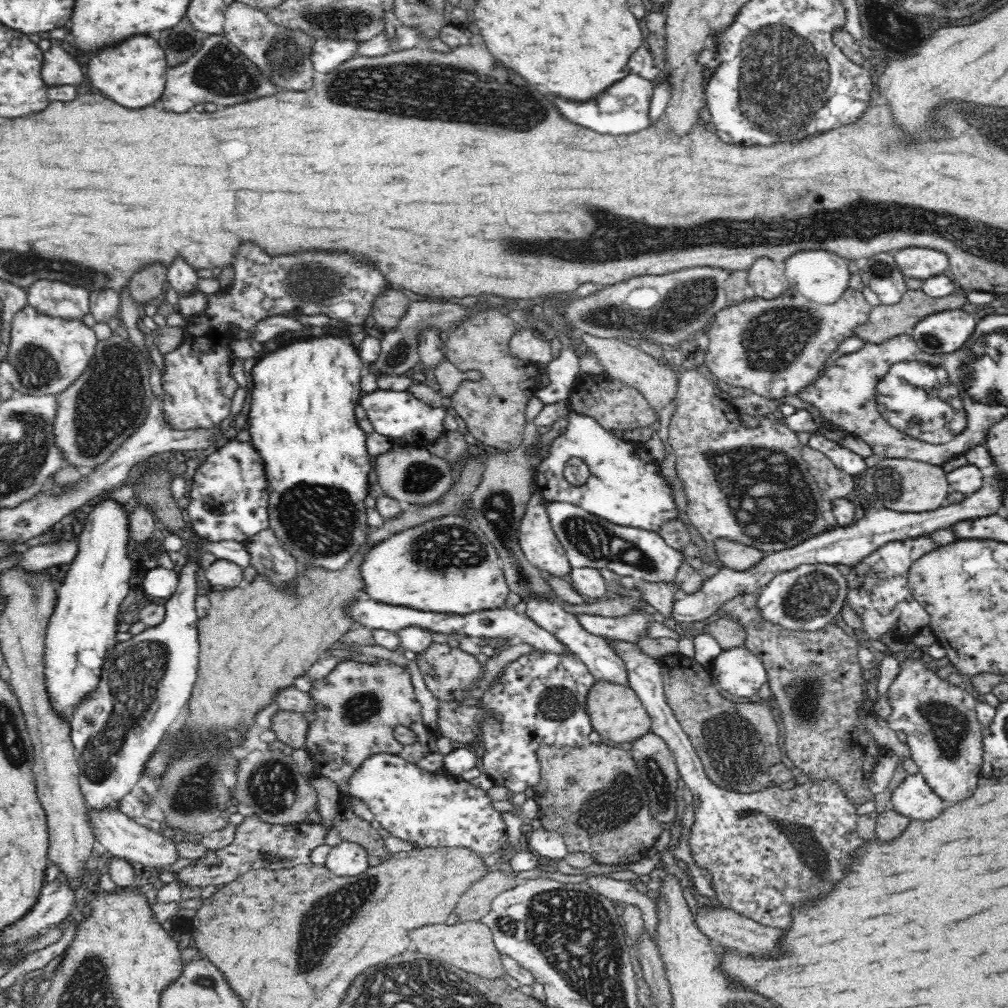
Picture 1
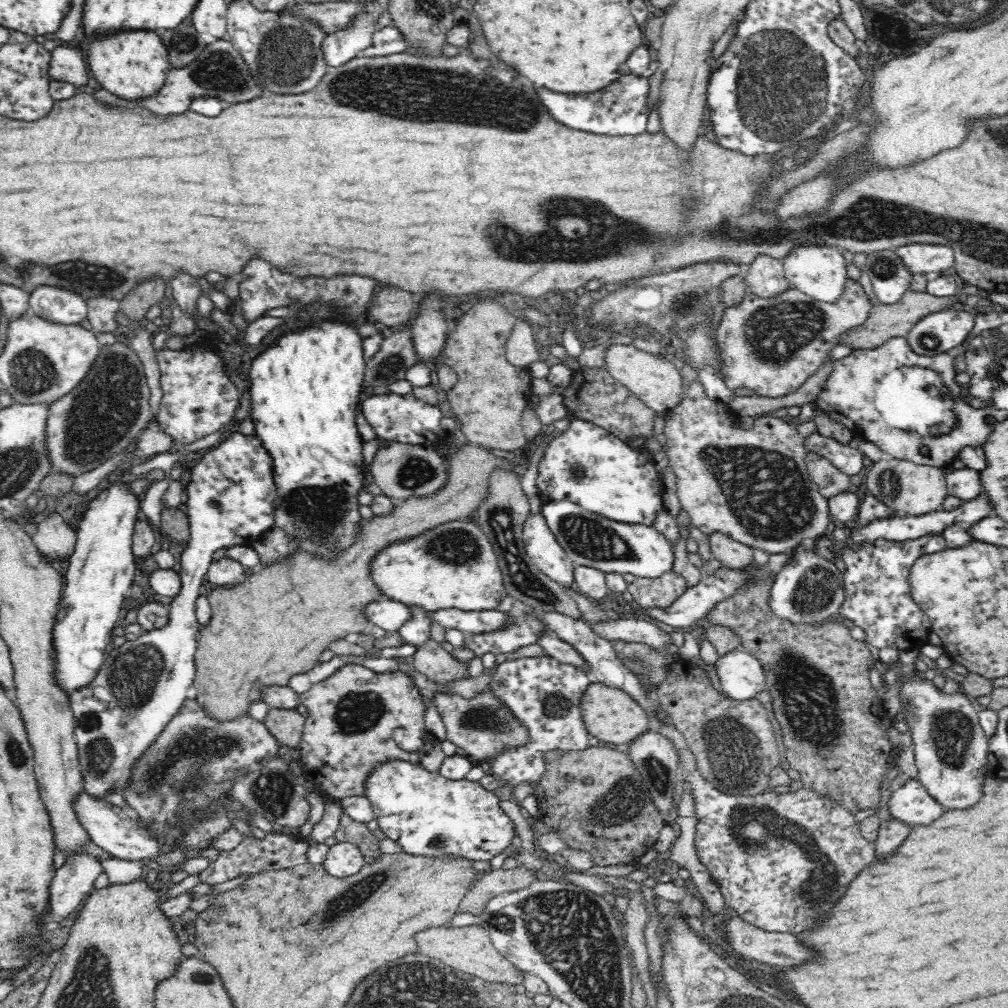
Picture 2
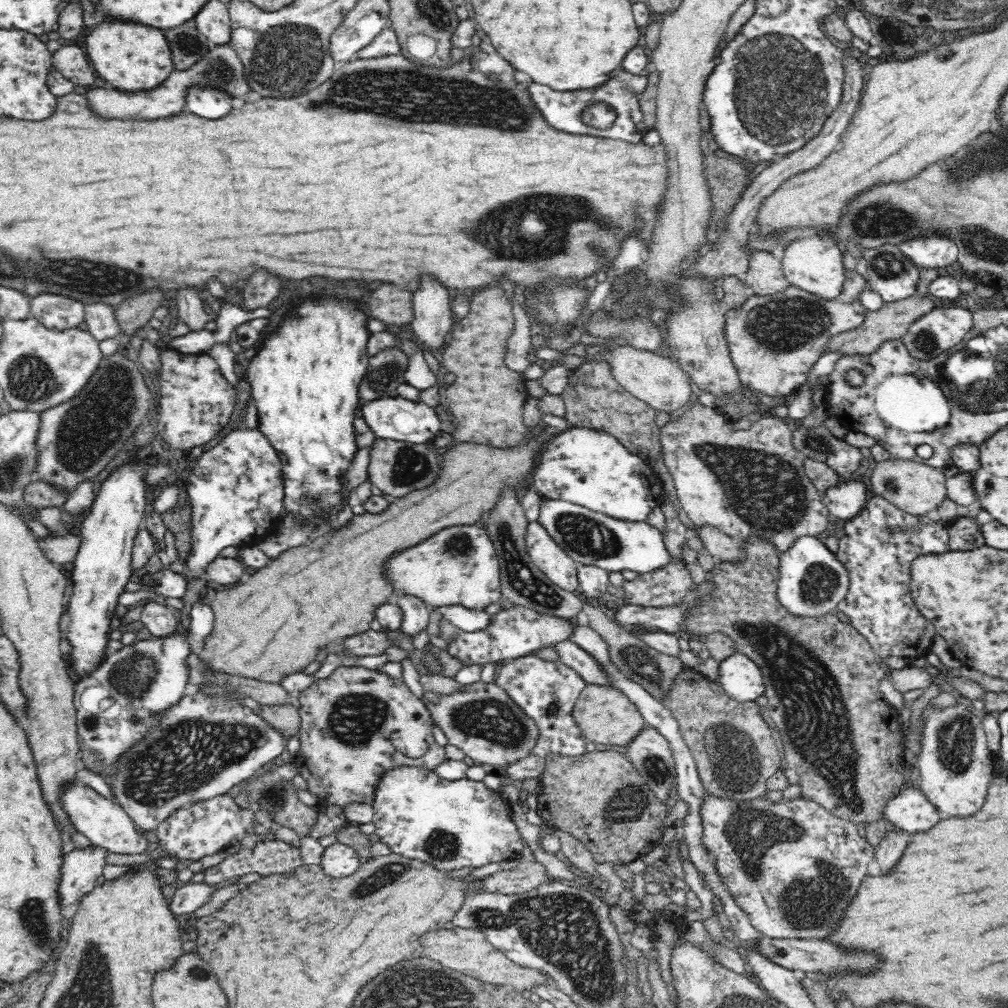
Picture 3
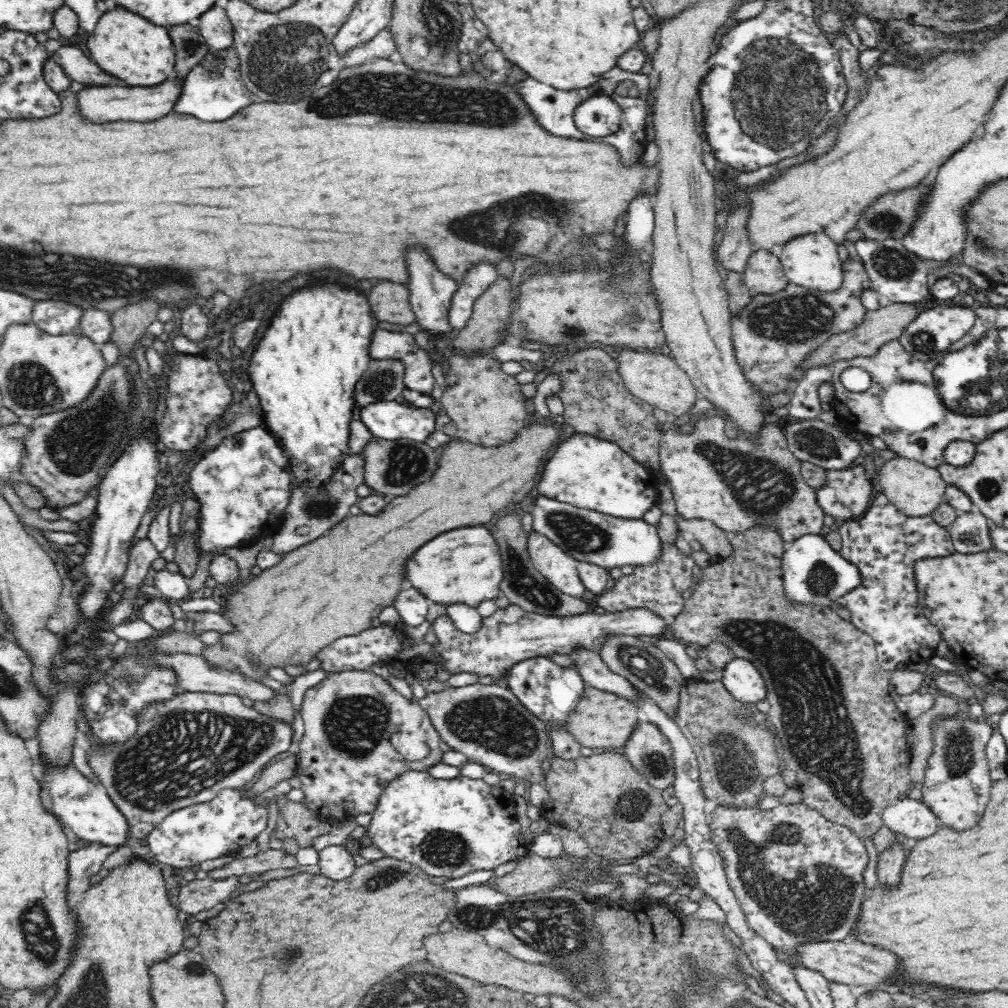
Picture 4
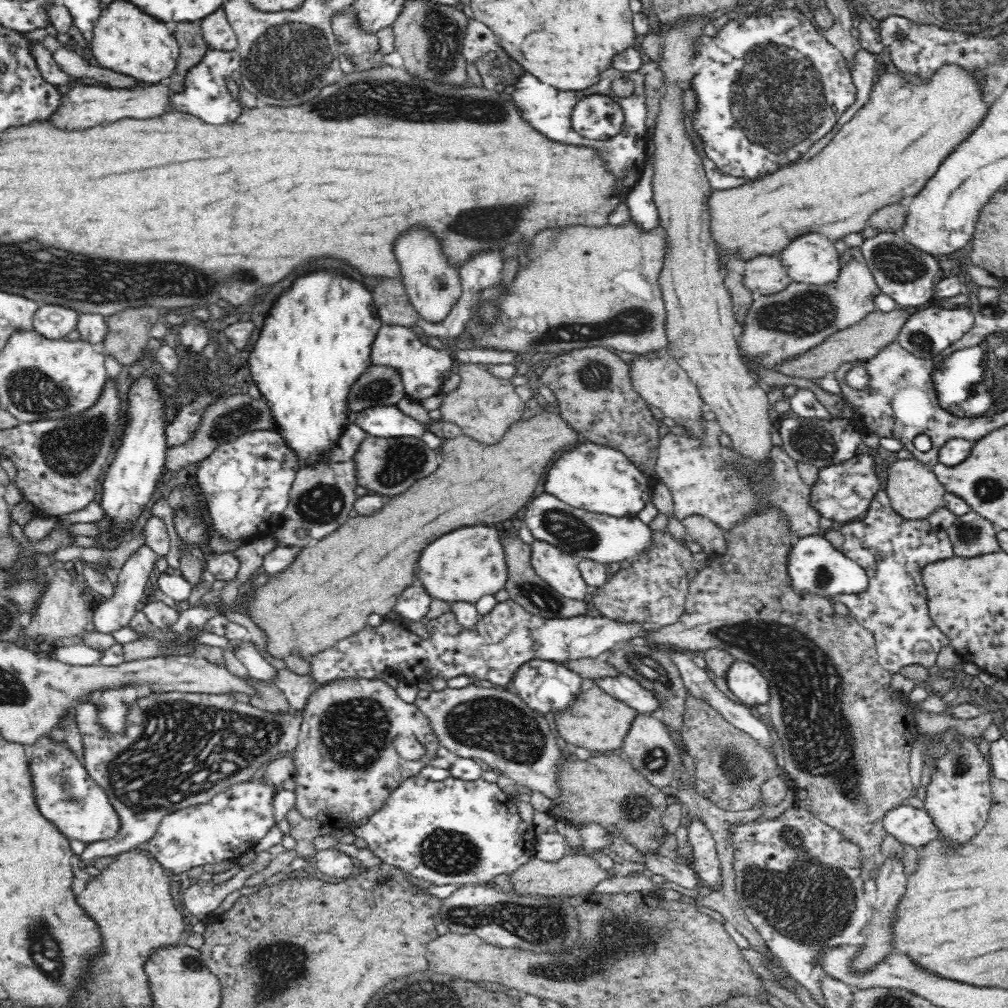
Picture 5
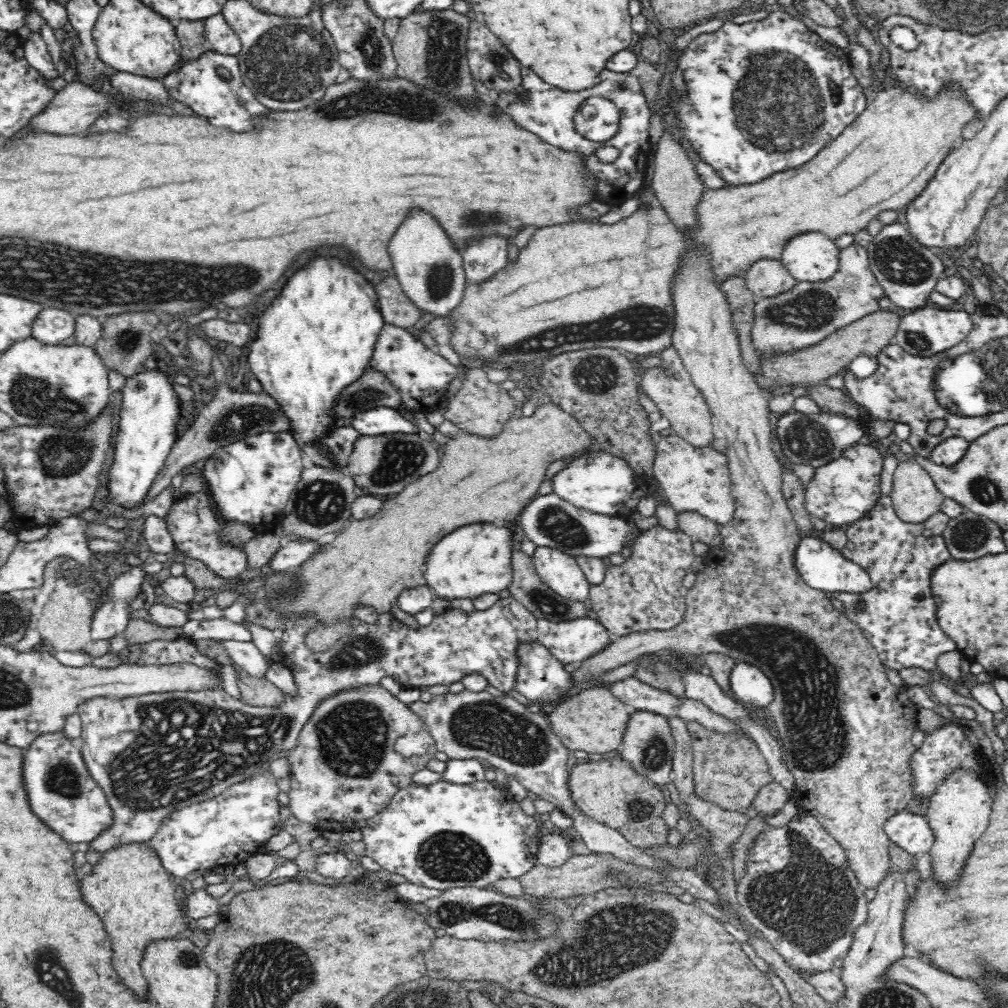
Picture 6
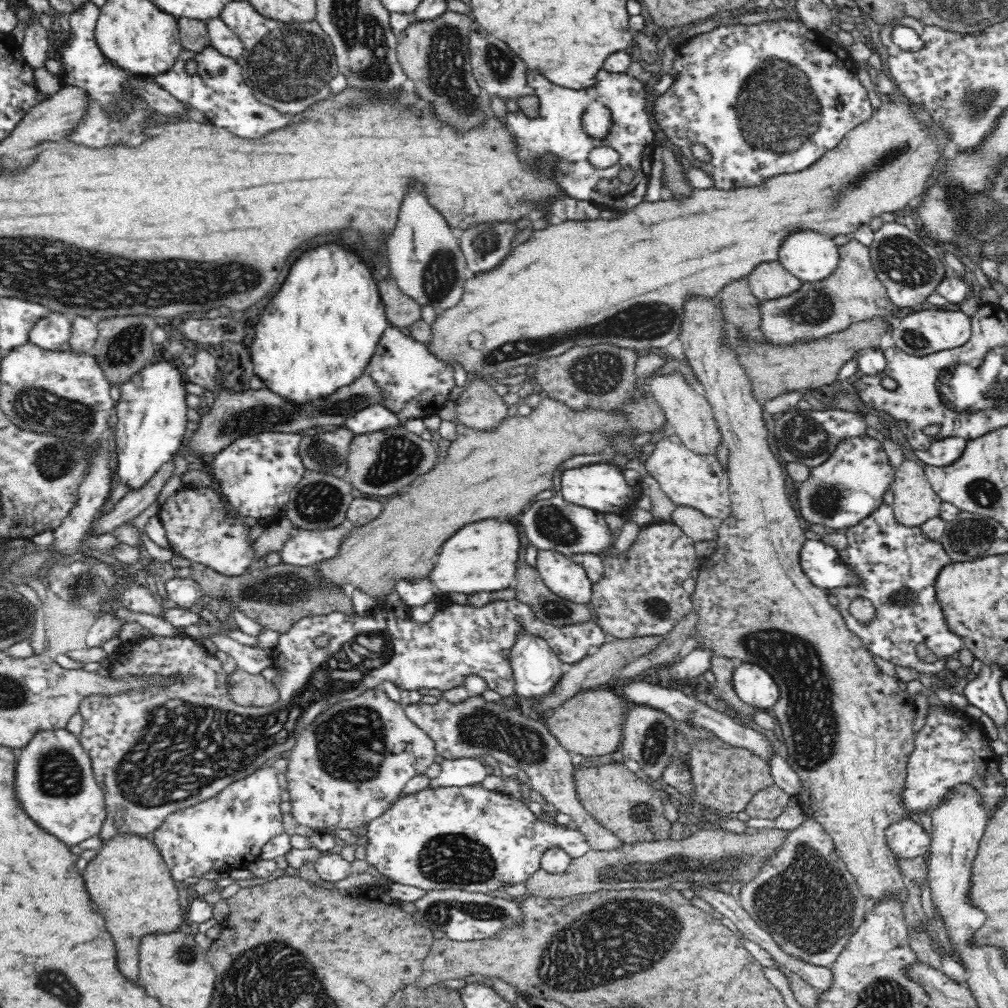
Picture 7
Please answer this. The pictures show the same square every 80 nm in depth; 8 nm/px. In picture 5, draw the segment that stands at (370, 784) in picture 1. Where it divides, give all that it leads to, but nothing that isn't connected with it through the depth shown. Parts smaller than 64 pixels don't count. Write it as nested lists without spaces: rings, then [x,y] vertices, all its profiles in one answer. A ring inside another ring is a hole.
[[[416,775],[395,788],[383,808],[370,816],[366,824],[358,824],[352,830],[355,836],[366,841],[367,849],[382,863],[396,867],[408,876],[434,886],[482,885],[492,882],[499,874],[510,876],[533,855],[531,844],[536,839],[535,825],[520,817],[513,800],[496,783],[485,779],[466,781],[450,776],[446,780],[432,782]]]

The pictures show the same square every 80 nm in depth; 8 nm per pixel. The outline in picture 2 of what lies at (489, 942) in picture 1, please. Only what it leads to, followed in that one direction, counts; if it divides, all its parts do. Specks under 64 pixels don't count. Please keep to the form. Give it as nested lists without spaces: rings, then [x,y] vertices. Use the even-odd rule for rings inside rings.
[[[478,925],[429,928],[417,932],[414,938],[424,956],[438,959],[444,965],[456,970],[491,983],[510,985],[512,988],[524,982],[523,974],[526,972],[516,968],[515,964],[504,958],[492,944],[488,931]]]

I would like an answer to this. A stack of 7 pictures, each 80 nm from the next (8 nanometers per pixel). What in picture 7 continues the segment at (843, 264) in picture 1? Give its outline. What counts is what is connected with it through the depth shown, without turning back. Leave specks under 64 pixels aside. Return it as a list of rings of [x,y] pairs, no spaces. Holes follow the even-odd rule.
[[[805,228],[794,230],[782,240],[777,260],[790,274],[803,280],[804,283],[816,283],[828,278],[838,266],[838,245],[832,240],[833,237],[818,231]]]

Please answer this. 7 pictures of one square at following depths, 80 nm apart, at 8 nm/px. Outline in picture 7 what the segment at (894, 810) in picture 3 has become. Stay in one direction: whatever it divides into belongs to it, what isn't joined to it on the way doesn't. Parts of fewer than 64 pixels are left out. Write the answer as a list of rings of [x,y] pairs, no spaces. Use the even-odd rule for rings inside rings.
[[[908,816],[892,823],[886,829],[885,835],[888,847],[897,859],[922,857],[931,845],[931,837],[924,831],[922,825],[918,825]]]

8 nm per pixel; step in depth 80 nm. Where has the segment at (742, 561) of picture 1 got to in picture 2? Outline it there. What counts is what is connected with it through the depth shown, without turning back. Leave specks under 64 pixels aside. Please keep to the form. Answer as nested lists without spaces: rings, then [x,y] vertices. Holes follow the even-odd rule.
[[[714,532],[708,536],[713,558],[724,568],[744,570],[754,561],[755,548],[737,542],[720,532]]]

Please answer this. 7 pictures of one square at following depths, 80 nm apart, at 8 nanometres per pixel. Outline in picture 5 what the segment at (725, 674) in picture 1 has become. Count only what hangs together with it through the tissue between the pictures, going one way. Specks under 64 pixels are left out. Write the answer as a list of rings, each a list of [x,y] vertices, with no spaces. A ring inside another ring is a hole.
[[[737,661],[730,666],[725,681],[735,700],[754,709],[770,700],[770,687],[766,677],[752,664]]]

